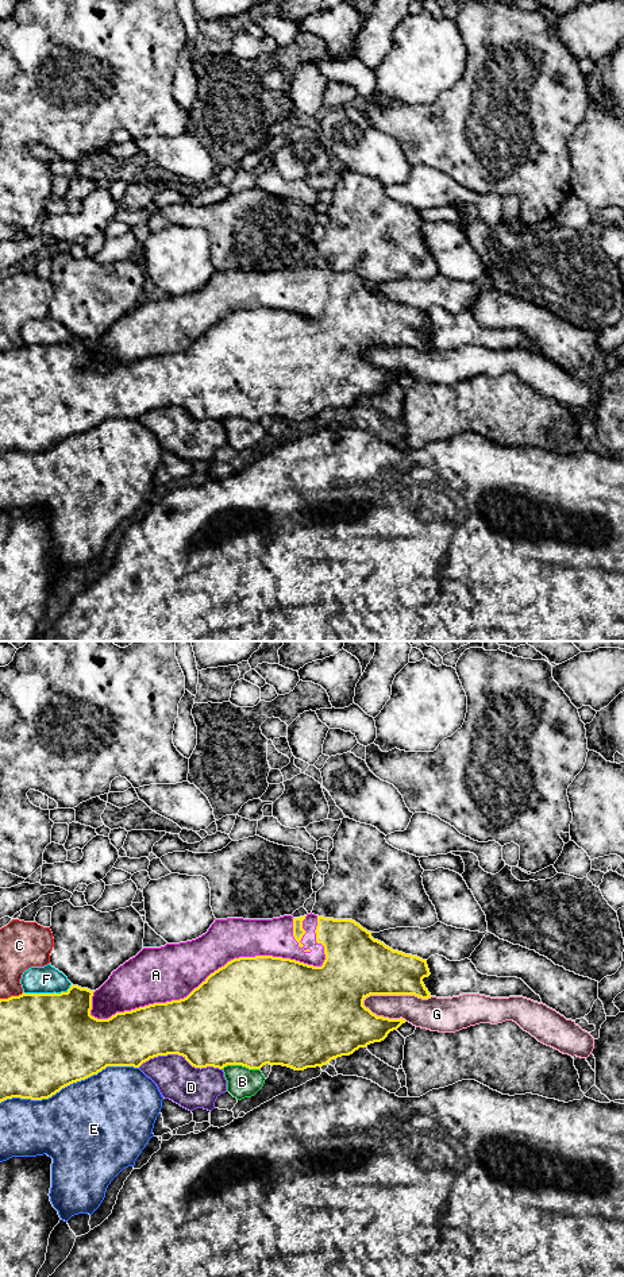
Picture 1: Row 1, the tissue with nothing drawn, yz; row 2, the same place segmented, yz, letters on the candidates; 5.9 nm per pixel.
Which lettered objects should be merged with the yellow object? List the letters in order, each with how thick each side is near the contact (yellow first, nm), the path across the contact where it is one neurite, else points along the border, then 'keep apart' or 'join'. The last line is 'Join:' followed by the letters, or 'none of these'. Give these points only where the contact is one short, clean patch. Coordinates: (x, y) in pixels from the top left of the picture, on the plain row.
A: 480 nm thick on the yellow side, 260 nm on the other; join
B: 500 nm thick on the yellow side, 180 nm on the other; keep apart
C: 440 nm thick on the yellow side, 200 nm on the other; keep apart
D: 460 nm thick on the yellow side, 240 nm on the other; keep apart
E: 500 nm thick on the yellow side, 500 nm on the other; keep apart
F: 500 nm thick on the yellow side, 160 nm on the other; keep apart
G: 340 nm thick on the yellow side, 190 nm on the other; keep apart
Join: A

